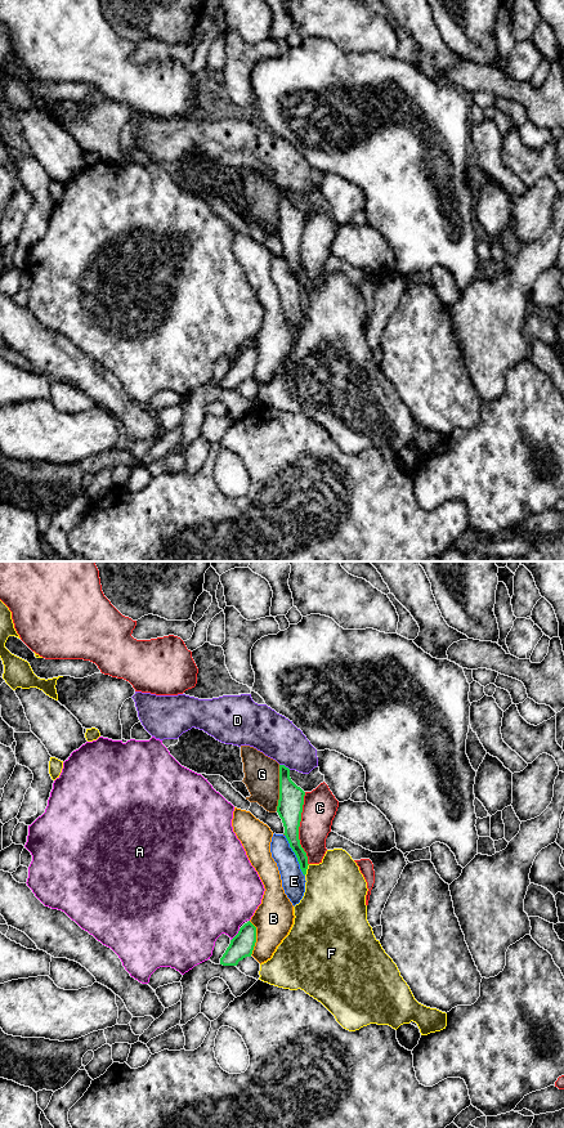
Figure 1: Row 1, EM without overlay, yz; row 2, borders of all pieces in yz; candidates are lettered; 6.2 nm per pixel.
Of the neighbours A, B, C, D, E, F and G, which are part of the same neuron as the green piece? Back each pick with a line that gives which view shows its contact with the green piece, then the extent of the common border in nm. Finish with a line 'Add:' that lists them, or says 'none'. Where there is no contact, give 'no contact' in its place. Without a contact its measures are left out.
Add: none

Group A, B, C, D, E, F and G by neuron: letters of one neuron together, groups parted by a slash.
A / B / C / D / E / F / G

